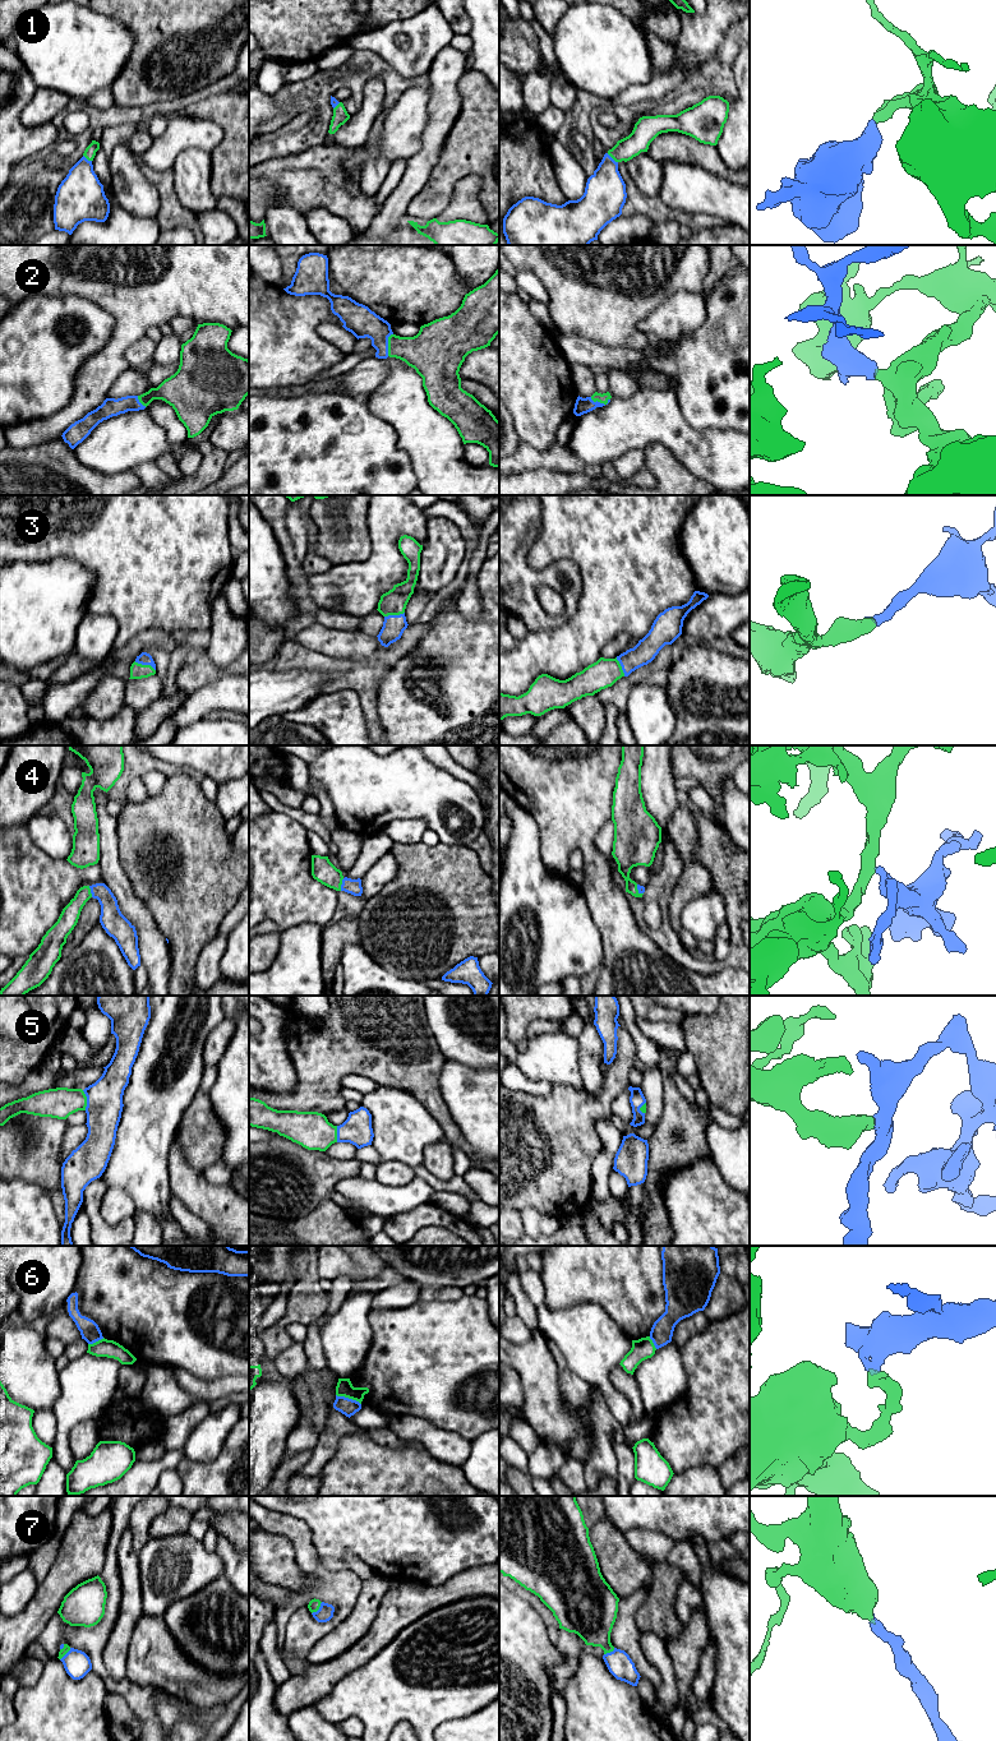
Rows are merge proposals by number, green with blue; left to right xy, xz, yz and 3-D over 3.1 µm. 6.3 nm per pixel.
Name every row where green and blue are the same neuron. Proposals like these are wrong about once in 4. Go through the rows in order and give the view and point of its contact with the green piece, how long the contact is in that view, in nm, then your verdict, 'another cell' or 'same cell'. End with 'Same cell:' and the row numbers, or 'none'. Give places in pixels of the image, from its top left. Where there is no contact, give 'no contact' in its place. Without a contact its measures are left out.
1: meets green in yz at (612, 157); contact 90 nm long; same cell
2: meets green in xz at (388, 345); contact 150 nm long; same cell
3: meets green in xy at (144, 665); contact 150 nm long; same cell
4: meets green in xz at (341, 883); contact 80 nm long; same cell
5: meets green in xy at (86, 1100); contact 130 nm long; same cell
6: meets green in xz at (349, 1398); contact 170 nm long; another cell
7: meets green in xz at (318, 1608); contact 100 nm long; same cell
Same cell: 1, 2, 3, 4, 5, 7

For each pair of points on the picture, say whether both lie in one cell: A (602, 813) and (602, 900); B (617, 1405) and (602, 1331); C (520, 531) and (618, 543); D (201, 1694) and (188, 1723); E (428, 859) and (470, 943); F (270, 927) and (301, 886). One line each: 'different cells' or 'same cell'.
A: same cell
B: same cell
C: different cells
D: different cells
E: same cell
F: different cells

